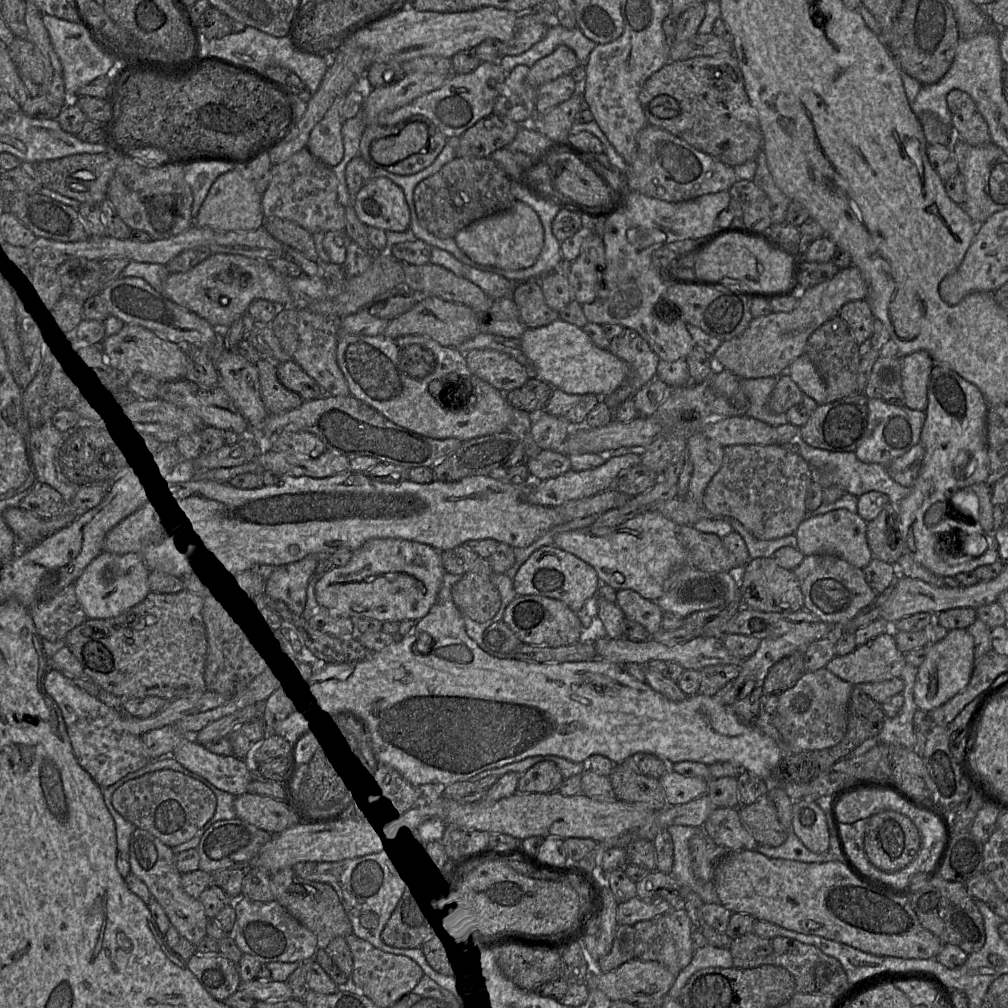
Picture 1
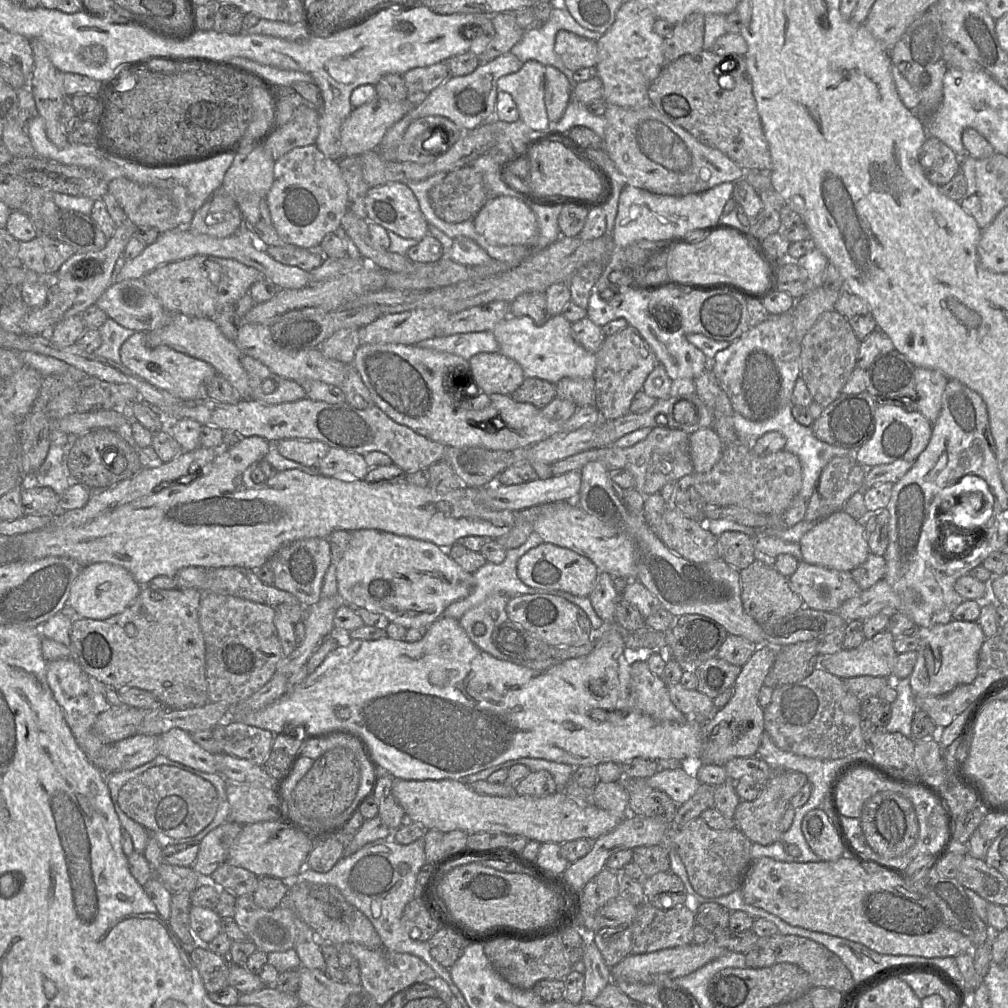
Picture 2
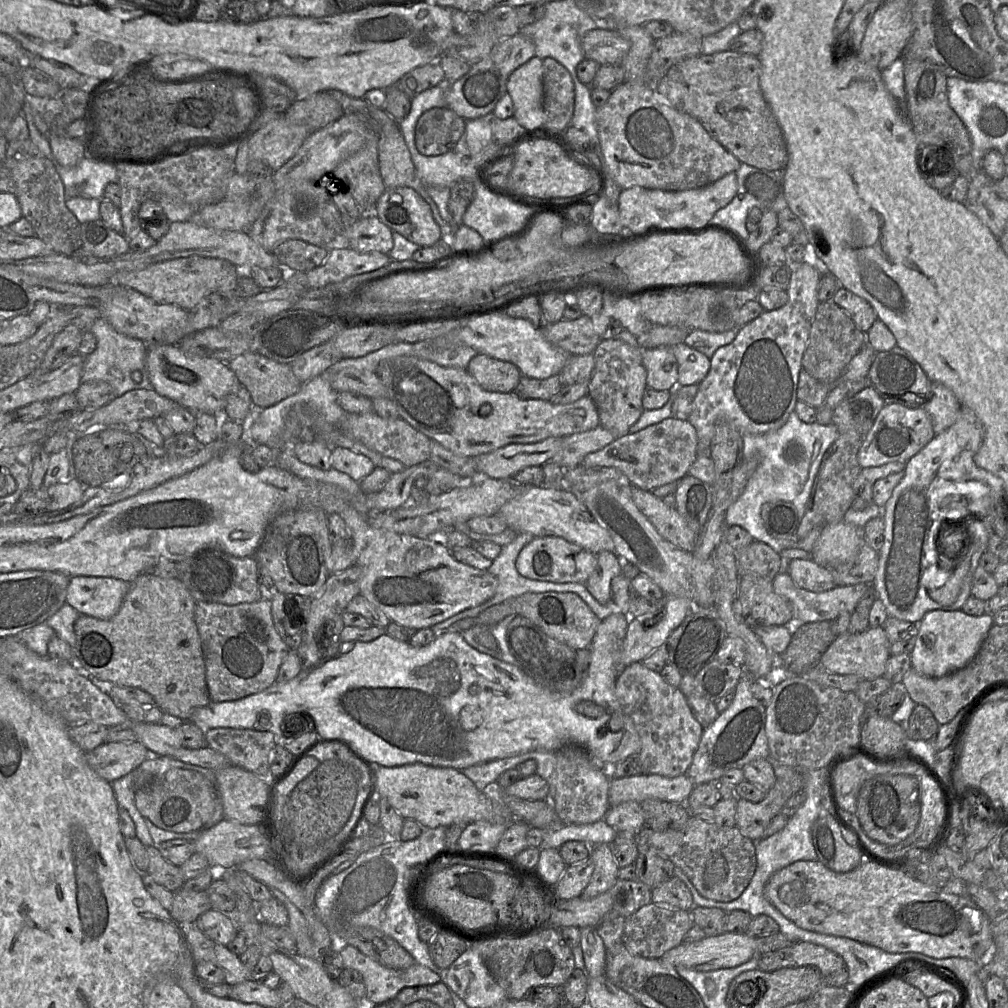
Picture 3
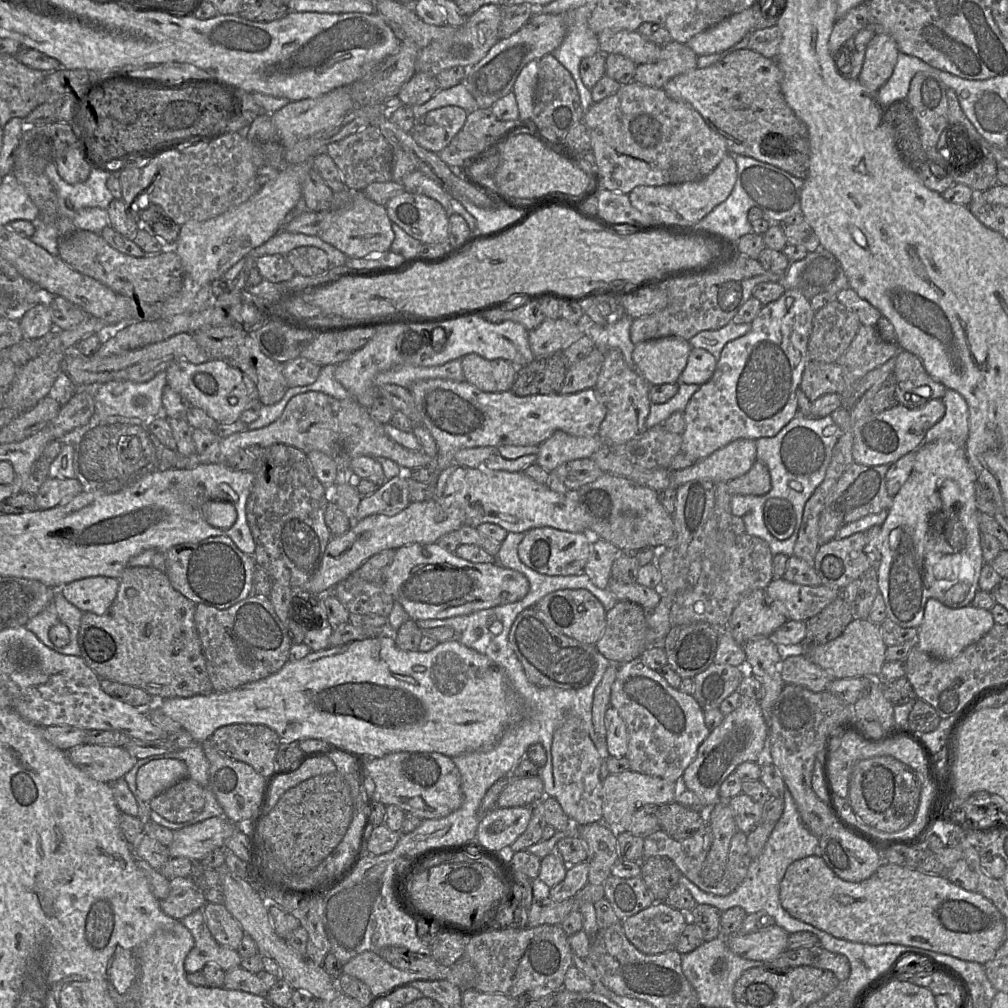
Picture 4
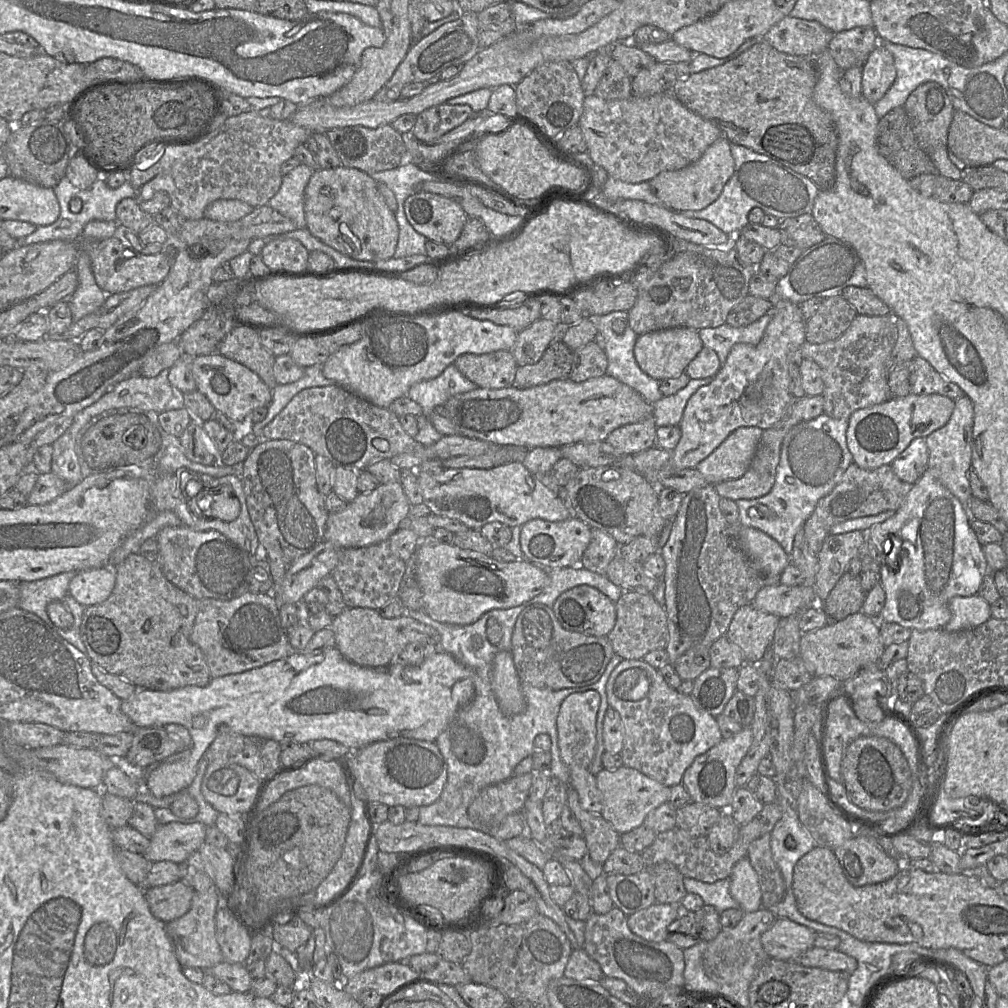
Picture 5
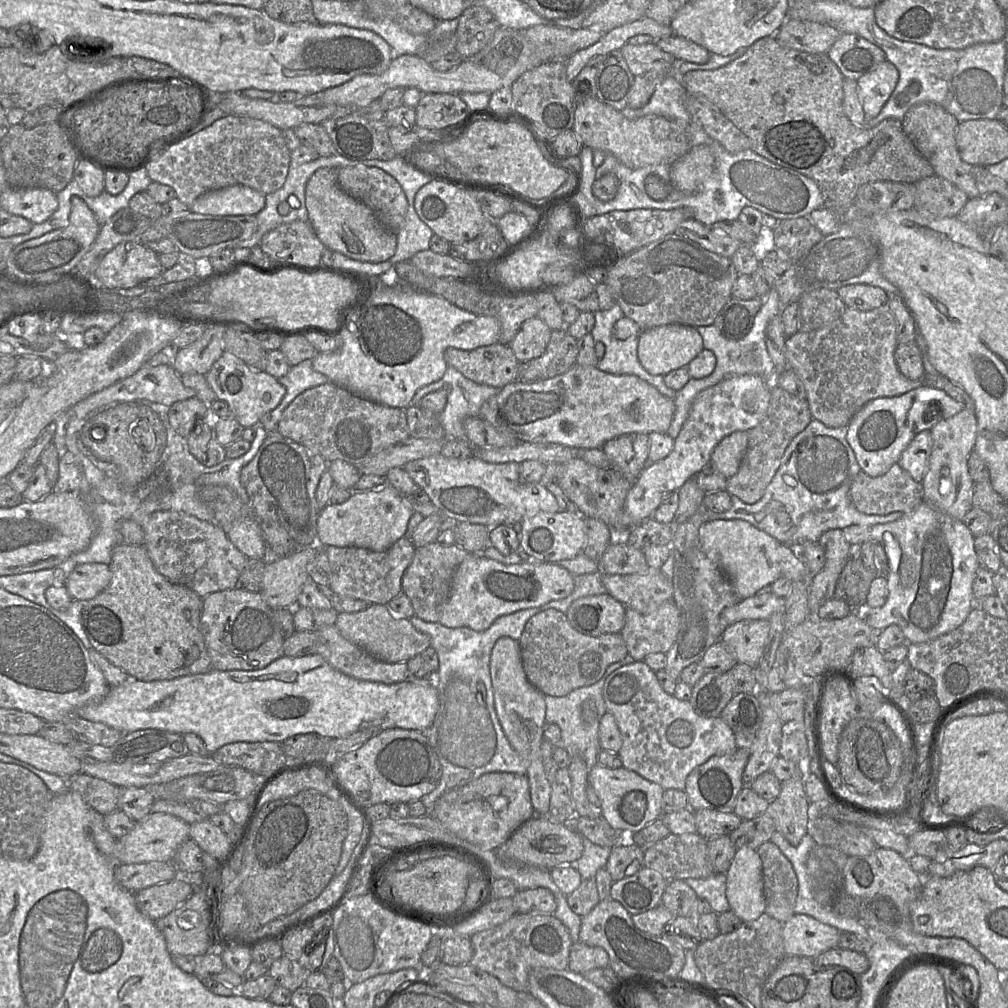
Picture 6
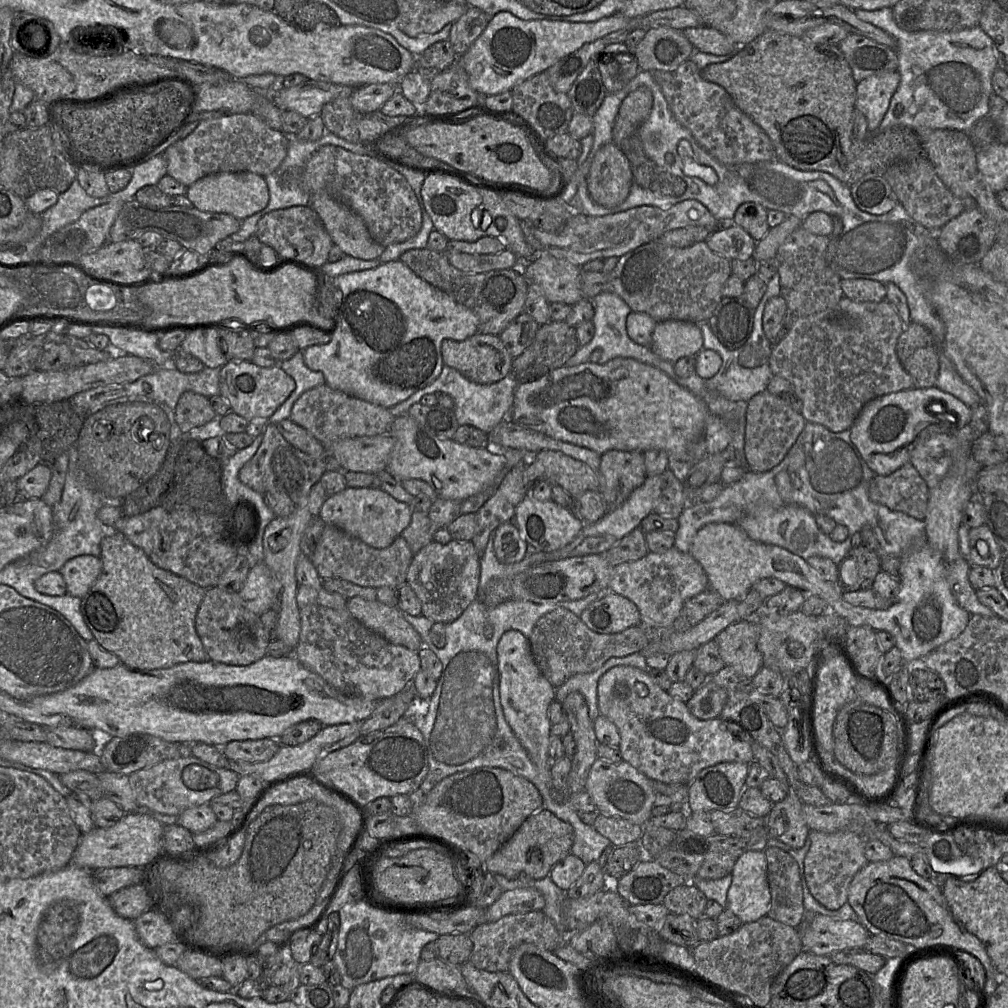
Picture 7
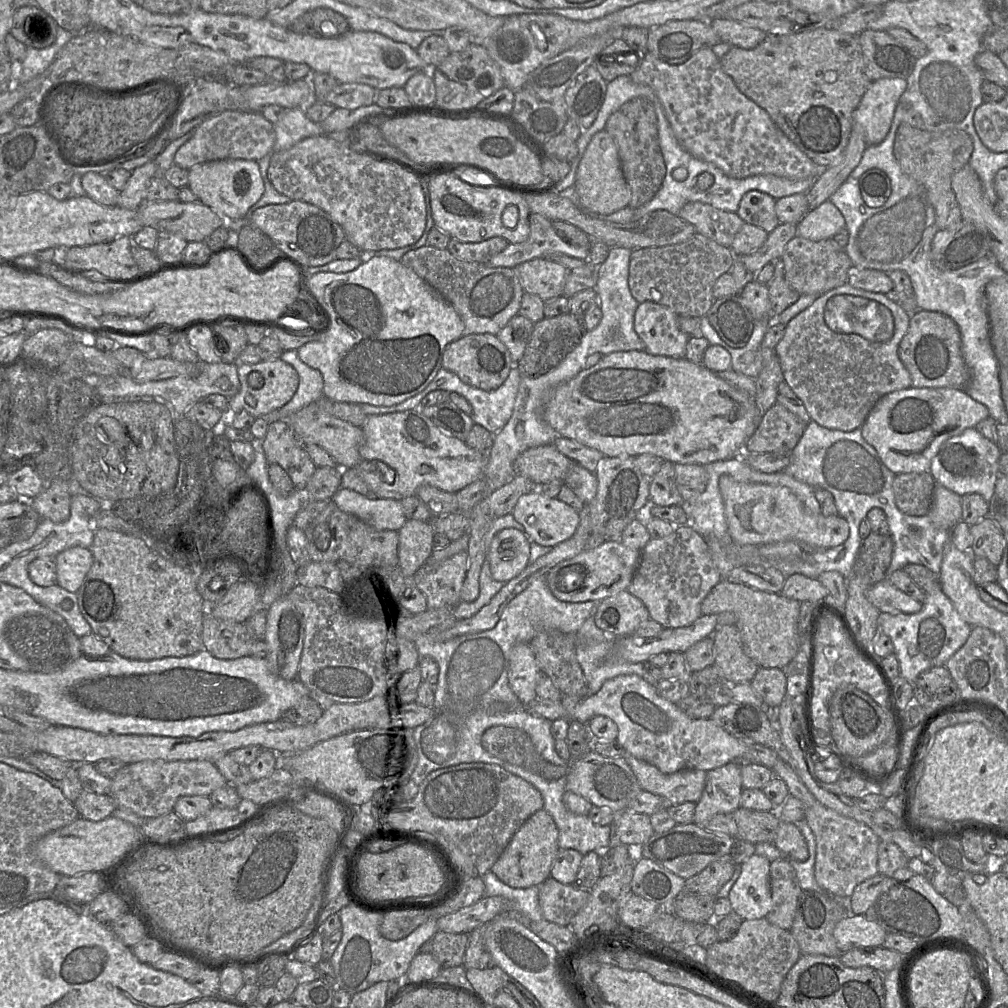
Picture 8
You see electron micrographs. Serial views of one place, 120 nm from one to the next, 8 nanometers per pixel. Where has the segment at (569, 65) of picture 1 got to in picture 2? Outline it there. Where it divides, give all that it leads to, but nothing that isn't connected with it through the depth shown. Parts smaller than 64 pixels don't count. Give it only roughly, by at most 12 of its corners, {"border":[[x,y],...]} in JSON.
{"border":[[561,30],[554,46],[569,70],[594,68],[596,41]]}

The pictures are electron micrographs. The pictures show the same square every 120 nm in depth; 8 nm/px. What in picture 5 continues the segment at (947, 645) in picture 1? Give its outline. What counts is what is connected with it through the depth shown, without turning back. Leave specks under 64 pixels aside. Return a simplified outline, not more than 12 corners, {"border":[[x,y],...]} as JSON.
{"border":[[976,595],[949,601],[951,619],[955,632],[991,618],[990,604]]}

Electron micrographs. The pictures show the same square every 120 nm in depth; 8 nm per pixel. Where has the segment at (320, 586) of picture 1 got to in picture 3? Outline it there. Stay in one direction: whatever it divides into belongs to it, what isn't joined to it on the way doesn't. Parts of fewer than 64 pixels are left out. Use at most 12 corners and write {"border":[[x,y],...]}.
{"border":[[341,512],[359,594],[420,630],[491,599],[498,580],[437,537]]}

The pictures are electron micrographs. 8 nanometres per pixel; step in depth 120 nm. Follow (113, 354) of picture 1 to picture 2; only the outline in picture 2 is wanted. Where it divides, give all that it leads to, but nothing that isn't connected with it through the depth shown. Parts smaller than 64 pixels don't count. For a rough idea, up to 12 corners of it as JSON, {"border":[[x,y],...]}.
{"border":[[135,332],[121,364],[181,399],[207,398],[209,363]]}

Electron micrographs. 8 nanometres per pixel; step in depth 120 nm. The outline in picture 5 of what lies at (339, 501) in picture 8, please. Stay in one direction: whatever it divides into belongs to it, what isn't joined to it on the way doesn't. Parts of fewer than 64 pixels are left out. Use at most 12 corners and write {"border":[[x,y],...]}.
{"border":[[400,482],[359,493],[329,513],[339,549],[386,541],[411,507]]}

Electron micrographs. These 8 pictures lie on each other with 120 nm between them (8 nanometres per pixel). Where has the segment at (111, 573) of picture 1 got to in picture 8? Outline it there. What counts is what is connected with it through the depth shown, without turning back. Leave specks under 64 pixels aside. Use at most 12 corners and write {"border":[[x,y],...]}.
{"border":[[89,548],[55,558],[57,582],[76,593],[93,564]]}

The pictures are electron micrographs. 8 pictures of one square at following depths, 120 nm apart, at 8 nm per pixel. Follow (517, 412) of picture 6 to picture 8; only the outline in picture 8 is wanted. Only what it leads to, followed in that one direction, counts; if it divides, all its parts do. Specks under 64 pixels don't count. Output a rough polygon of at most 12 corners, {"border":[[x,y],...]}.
{"border":[[602,356],[544,419],[607,457],[745,455],[755,398],[685,358]]}

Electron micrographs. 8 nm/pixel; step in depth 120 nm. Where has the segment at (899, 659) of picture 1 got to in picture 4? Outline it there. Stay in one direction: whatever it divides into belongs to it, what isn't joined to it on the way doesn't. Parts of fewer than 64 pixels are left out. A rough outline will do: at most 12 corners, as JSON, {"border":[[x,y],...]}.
{"border":[[855,617],[806,655],[835,678],[876,678],[880,625]]}

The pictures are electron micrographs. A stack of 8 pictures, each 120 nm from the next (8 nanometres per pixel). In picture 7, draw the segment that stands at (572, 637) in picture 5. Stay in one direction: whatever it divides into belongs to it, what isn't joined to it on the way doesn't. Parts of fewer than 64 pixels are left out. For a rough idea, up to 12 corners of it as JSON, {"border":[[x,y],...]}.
{"border":[[564,608],[542,616],[528,640],[554,688],[612,657],[641,653],[641,624],[590,630]]}

